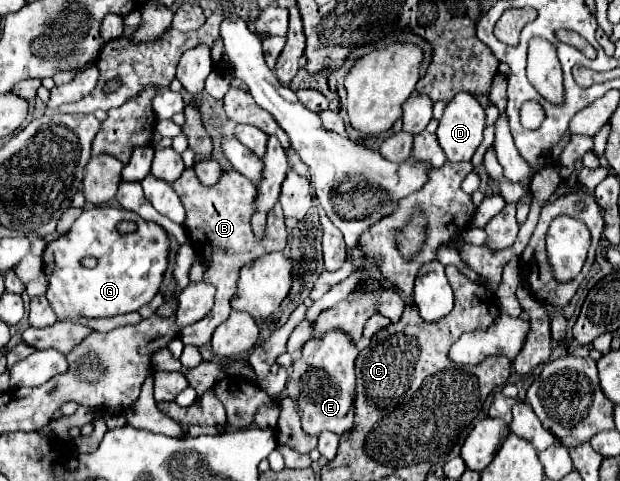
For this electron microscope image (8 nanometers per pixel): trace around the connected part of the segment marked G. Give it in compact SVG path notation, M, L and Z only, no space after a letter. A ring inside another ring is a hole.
M89 207L81 213L81 217L75 219L69 233L61 235L45 247L43 259L47 259L45 273L49 275L45 297L47 301L51 301L51 309L55 309L59 321L81 317L115 317L139 311L139 307L149 303L159 291L163 273L167 269L167 251L167 233L159 225L147 223L137 213L123 207ZM121 221L137 223L137 231L121 235L117 231L117 225ZM85 255L97 257L97 267L85 267L81 263Z

